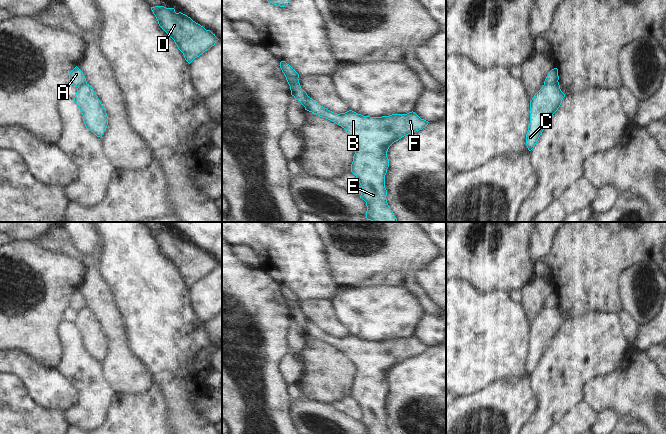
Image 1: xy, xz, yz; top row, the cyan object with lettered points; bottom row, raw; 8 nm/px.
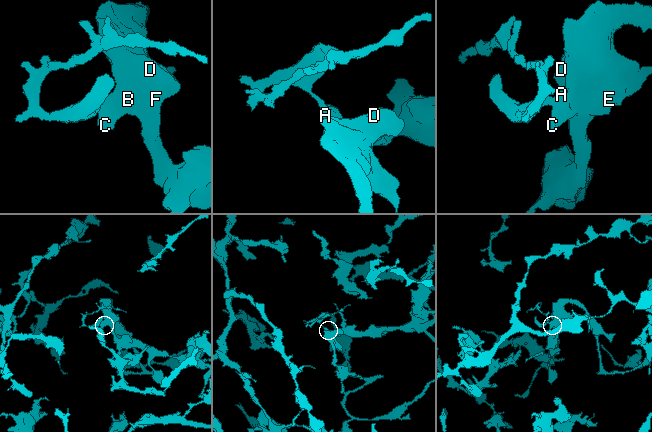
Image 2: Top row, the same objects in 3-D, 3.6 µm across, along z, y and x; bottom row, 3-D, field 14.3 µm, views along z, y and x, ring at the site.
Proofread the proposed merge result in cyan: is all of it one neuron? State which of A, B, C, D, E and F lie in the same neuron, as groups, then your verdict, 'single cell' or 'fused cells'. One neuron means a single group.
A / B C D E F | fused cells

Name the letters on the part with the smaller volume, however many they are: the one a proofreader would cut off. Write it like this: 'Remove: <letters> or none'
Remove: A.

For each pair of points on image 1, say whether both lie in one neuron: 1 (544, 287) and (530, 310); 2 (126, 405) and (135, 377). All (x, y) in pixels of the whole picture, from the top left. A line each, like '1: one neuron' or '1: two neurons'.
1: one neuron
2: two neurons

